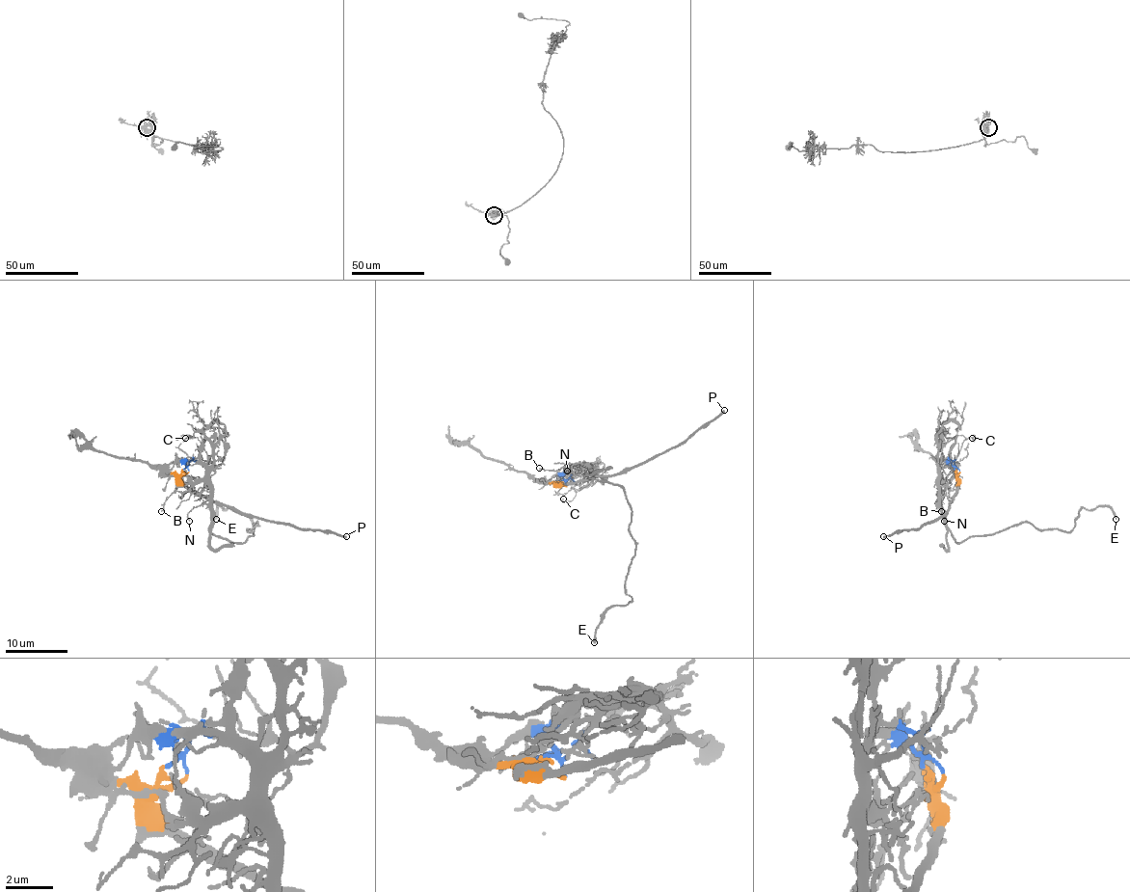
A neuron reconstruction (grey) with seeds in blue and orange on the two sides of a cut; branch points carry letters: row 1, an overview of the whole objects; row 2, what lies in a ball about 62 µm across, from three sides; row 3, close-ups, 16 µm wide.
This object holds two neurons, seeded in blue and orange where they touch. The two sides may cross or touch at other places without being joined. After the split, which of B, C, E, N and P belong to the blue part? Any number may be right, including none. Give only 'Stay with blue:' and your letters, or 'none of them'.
Stay with blue: B, C, E, N

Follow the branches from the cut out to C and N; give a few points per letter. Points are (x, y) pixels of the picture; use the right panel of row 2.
C: (959, 472), (955, 464), (943, 459), (939, 465), (950, 464), (959, 454), (962, 444), (976, 437), (971, 437)
N: (959, 472), (950, 464), (943, 467), (935, 503), (947, 513), (943, 521)

